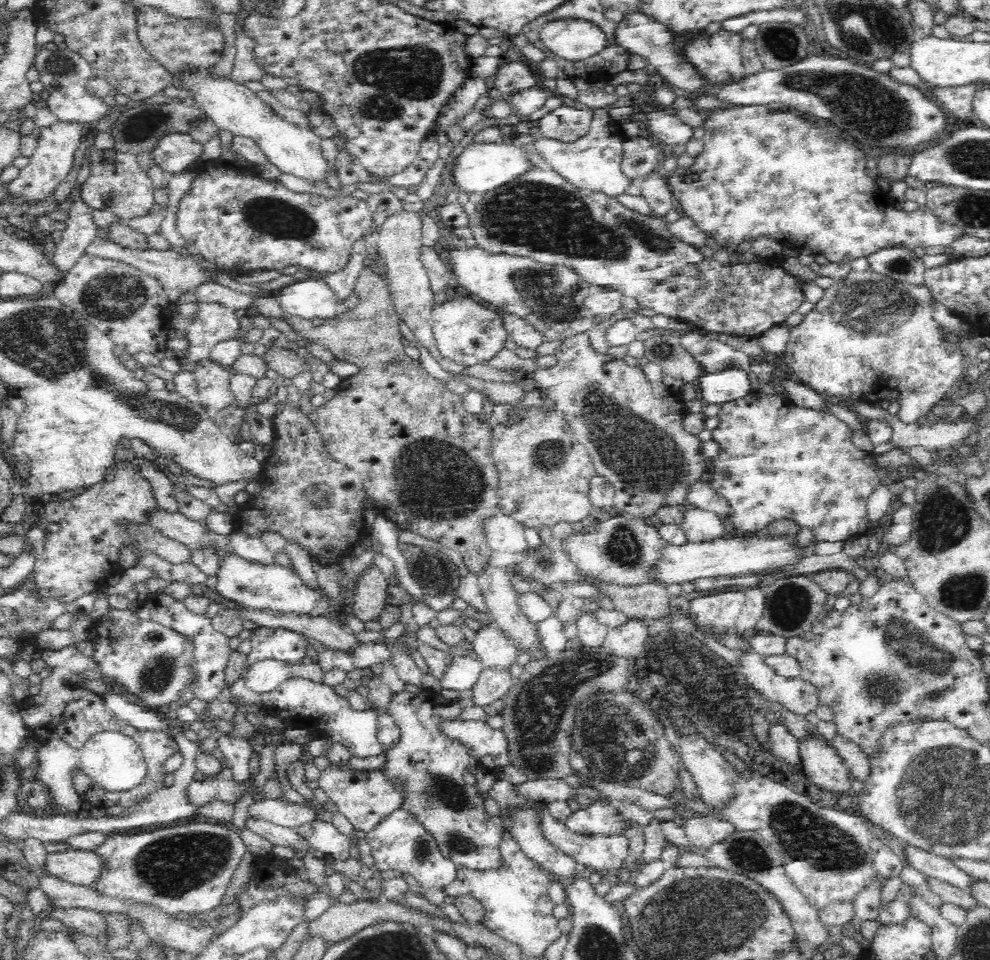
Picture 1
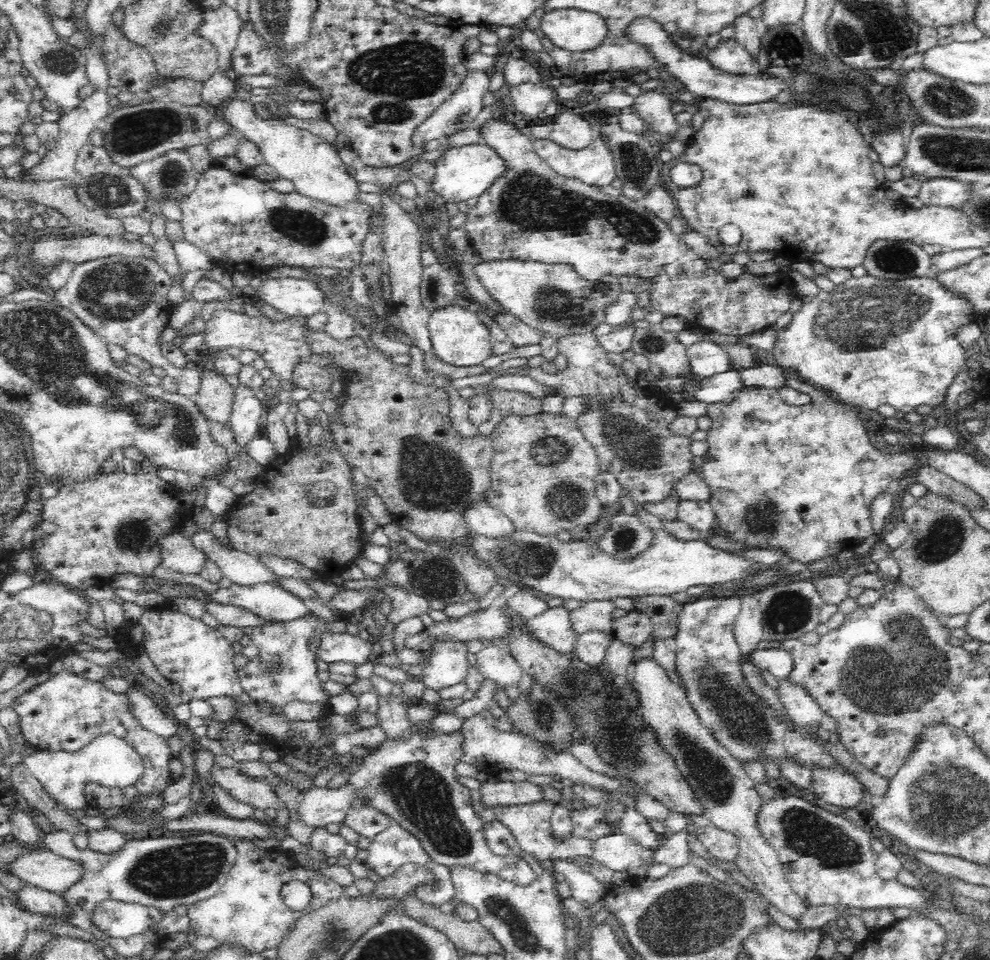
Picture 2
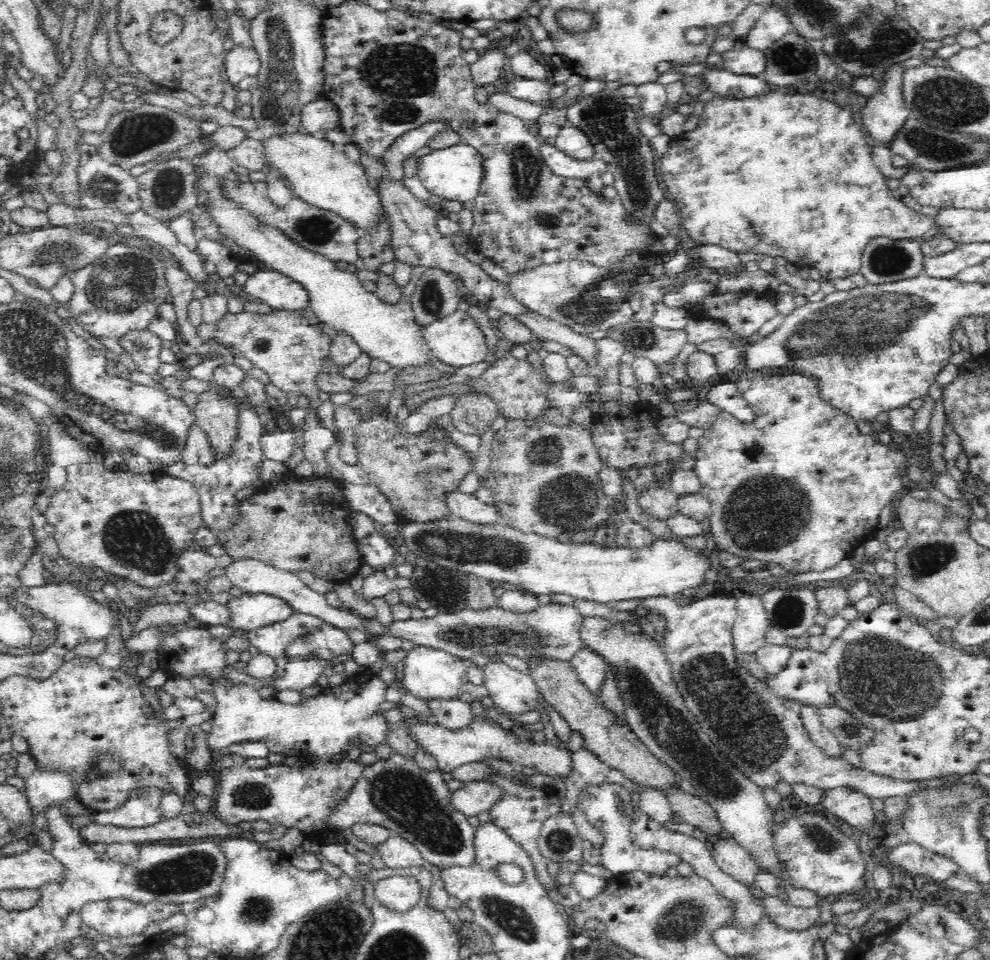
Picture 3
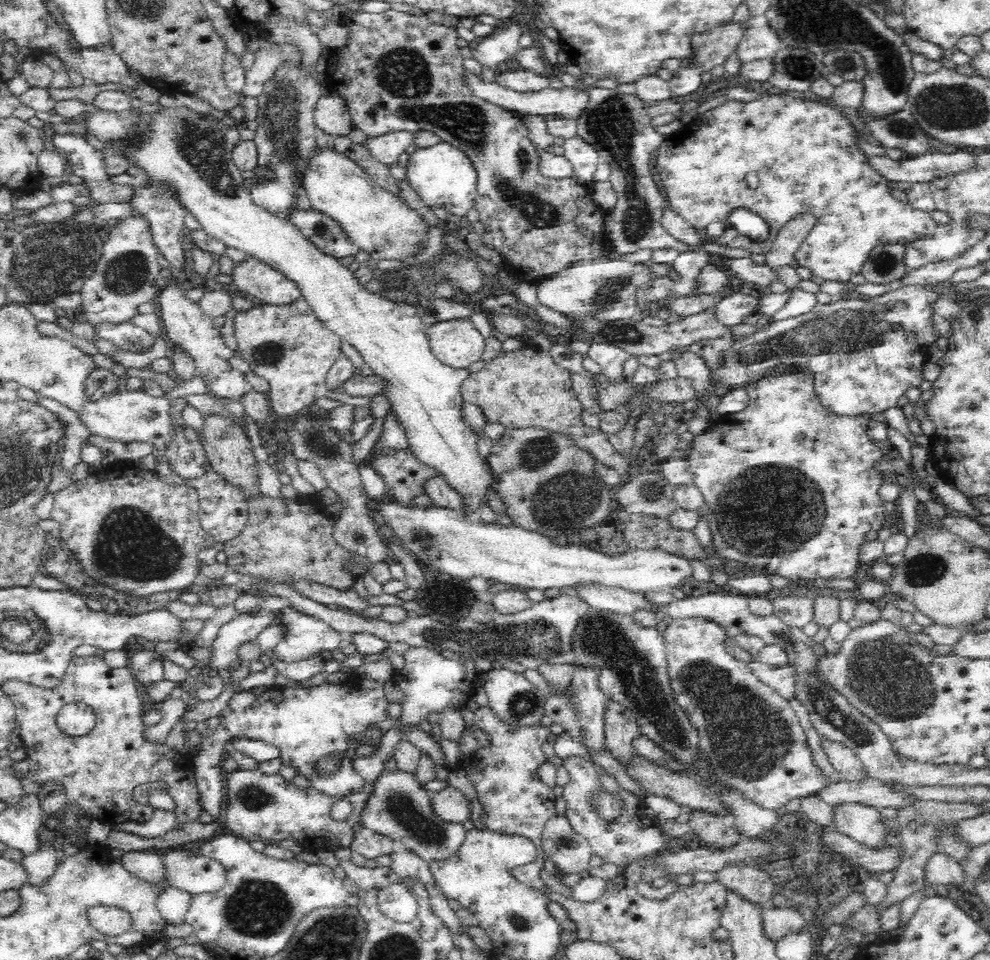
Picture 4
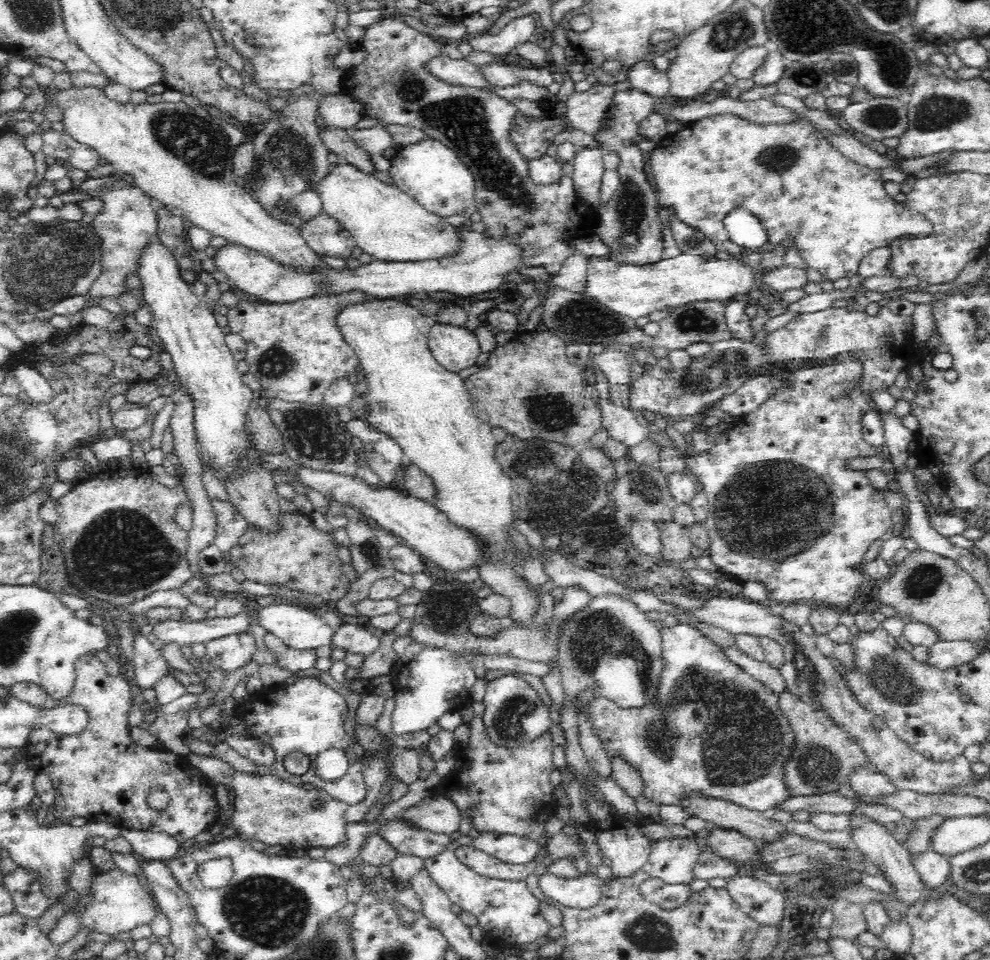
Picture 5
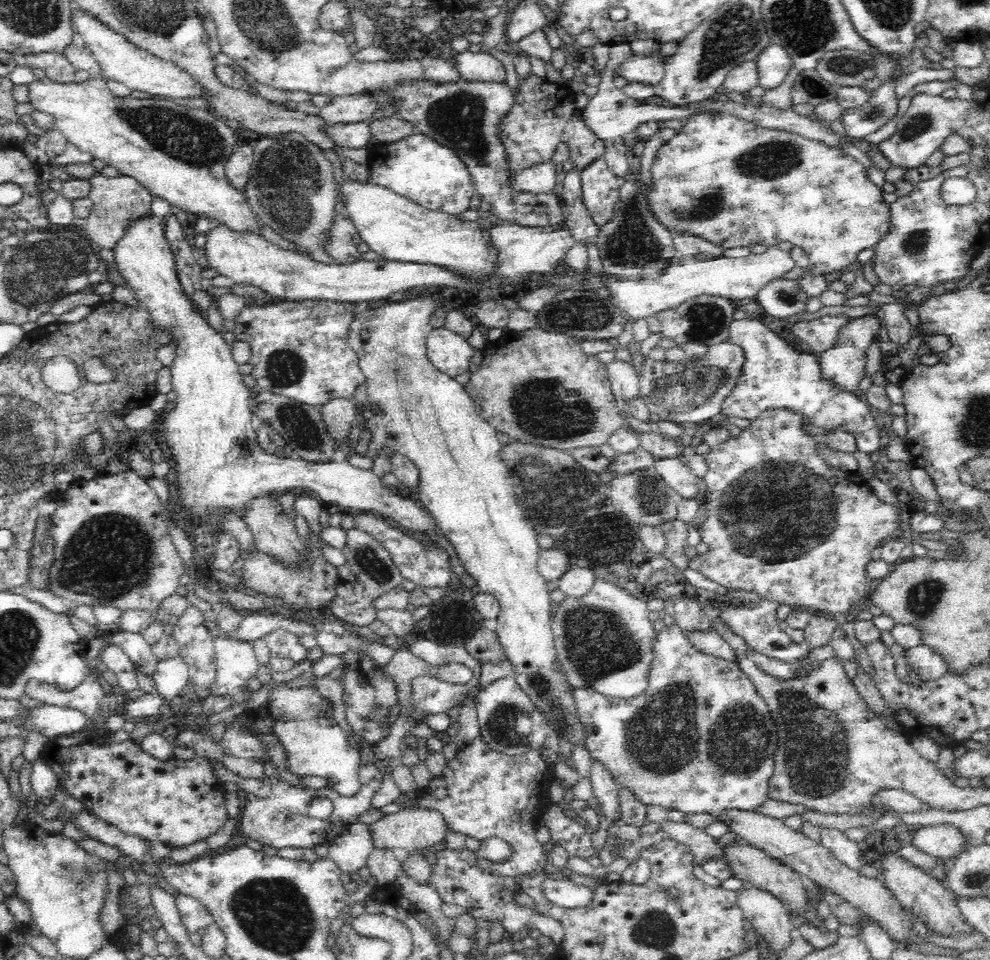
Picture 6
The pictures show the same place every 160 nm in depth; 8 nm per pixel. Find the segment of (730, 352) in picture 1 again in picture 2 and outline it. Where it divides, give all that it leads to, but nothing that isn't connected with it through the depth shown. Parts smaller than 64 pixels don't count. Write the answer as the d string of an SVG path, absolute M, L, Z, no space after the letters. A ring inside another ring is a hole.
M702 340L702 342L692 342L685 348L693 371L692 375L698 380L735 368L731 362L731 356L718 343Z

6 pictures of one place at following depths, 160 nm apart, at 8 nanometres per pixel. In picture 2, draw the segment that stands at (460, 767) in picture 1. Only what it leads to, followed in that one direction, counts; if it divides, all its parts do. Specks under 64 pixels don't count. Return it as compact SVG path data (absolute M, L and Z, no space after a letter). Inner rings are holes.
M434 718L422 720L420 724L410 722L406 735L387 738L364 757L346 784L338 788L313 786L301 794L296 806L298 820L310 828L344 823L351 798L362 795L372 801L376 809L386 812L414 834L435 862L448 867L464 866L525 887L534 882L537 875L526 860L492 853L486 837L486 822L472 809L472 791L458 780L456 764L462 762L464 750L464 736L454 738L452 733L445 733L434 725Z

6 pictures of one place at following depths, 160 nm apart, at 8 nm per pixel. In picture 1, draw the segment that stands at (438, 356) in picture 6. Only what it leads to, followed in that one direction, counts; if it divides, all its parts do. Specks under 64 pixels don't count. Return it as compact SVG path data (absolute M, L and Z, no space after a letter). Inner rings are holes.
M451 298L434 305L431 312L432 330L440 355L452 362L470 366L488 364L494 356L504 349L506 334L503 313L495 308L487 308L473 299Z

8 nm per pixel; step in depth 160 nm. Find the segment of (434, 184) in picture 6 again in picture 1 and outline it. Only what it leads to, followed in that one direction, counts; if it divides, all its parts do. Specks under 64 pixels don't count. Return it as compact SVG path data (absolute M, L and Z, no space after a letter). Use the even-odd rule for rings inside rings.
M516 138L500 144L479 143L468 144L456 158L456 166L452 171L454 184L466 194L483 195L486 191L494 190L521 178L536 167L532 162L532 142L525 138Z

